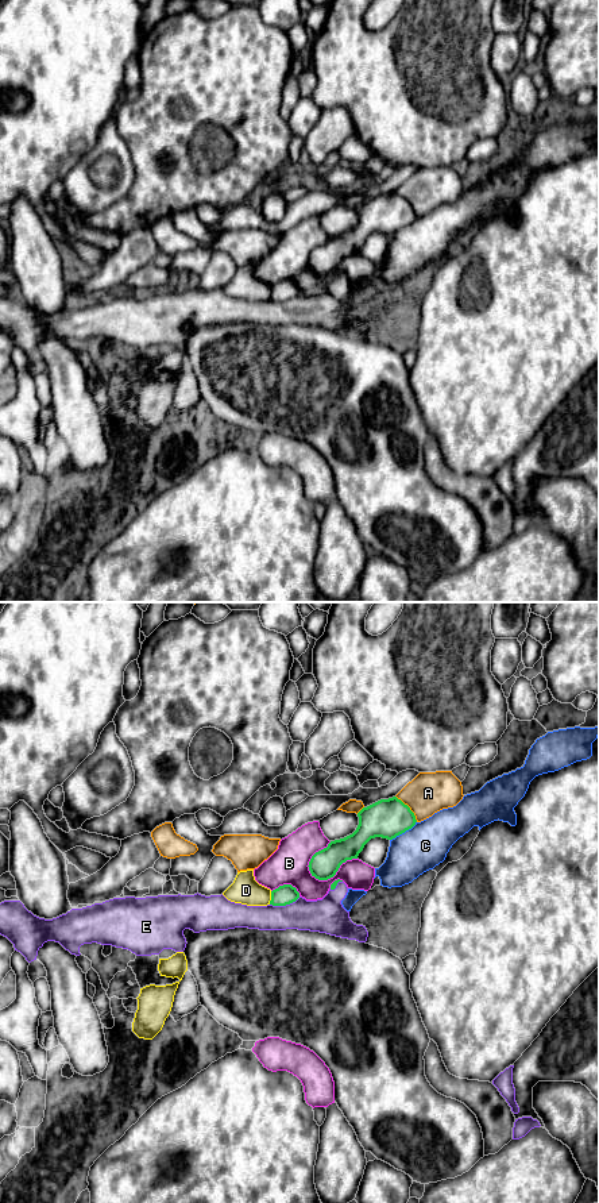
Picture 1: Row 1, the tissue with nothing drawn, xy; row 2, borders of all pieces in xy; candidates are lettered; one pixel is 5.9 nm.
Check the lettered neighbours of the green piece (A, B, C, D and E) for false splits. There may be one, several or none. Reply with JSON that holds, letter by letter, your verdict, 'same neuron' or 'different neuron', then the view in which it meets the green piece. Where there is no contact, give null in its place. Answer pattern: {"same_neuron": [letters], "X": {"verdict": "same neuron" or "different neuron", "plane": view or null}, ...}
{"same_neuron": [], "A": {"verdict": "different neuron", "plane": "xy"}, "B": {"verdict": "different neuron", "plane": "xy"}, "C": {"verdict": "different neuron", "plane": "xy"}, "D": {"verdict": "different neuron", "plane": "xy"}, "E": {"verdict": "different neuron", "plane": "xy"}}

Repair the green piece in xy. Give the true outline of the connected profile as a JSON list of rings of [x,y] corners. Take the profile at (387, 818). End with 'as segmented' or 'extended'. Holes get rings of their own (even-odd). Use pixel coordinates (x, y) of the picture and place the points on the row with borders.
[[[397,797],[363,807],[358,817],[359,825],[352,834],[331,841],[326,848],[312,856],[308,865],[312,876],[318,880],[333,878],[343,863],[358,859],[371,838],[393,840],[417,822],[410,807]]] | as segmented

